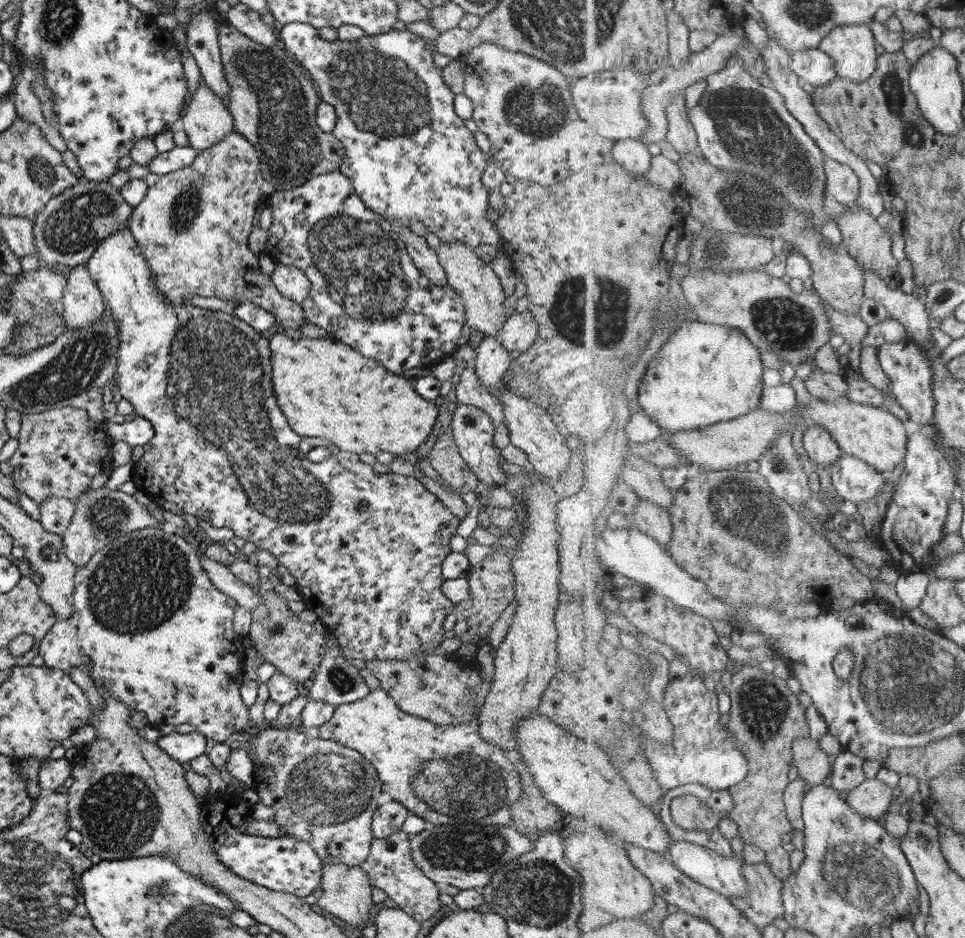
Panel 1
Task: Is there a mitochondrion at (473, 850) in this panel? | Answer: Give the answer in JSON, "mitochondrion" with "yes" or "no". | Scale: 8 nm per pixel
{"mitochondrion":"yes"}

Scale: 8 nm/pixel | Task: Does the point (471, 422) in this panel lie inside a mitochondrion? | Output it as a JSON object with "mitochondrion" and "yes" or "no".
{"mitochondrion":"yes"}

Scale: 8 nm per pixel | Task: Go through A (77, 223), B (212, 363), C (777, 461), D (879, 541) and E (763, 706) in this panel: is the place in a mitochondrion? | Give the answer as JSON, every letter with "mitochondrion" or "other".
{"A":"mitochondrion","B":"mitochondrion","C":"mitochondrion","D":"other","E":"mitochondrion"}

